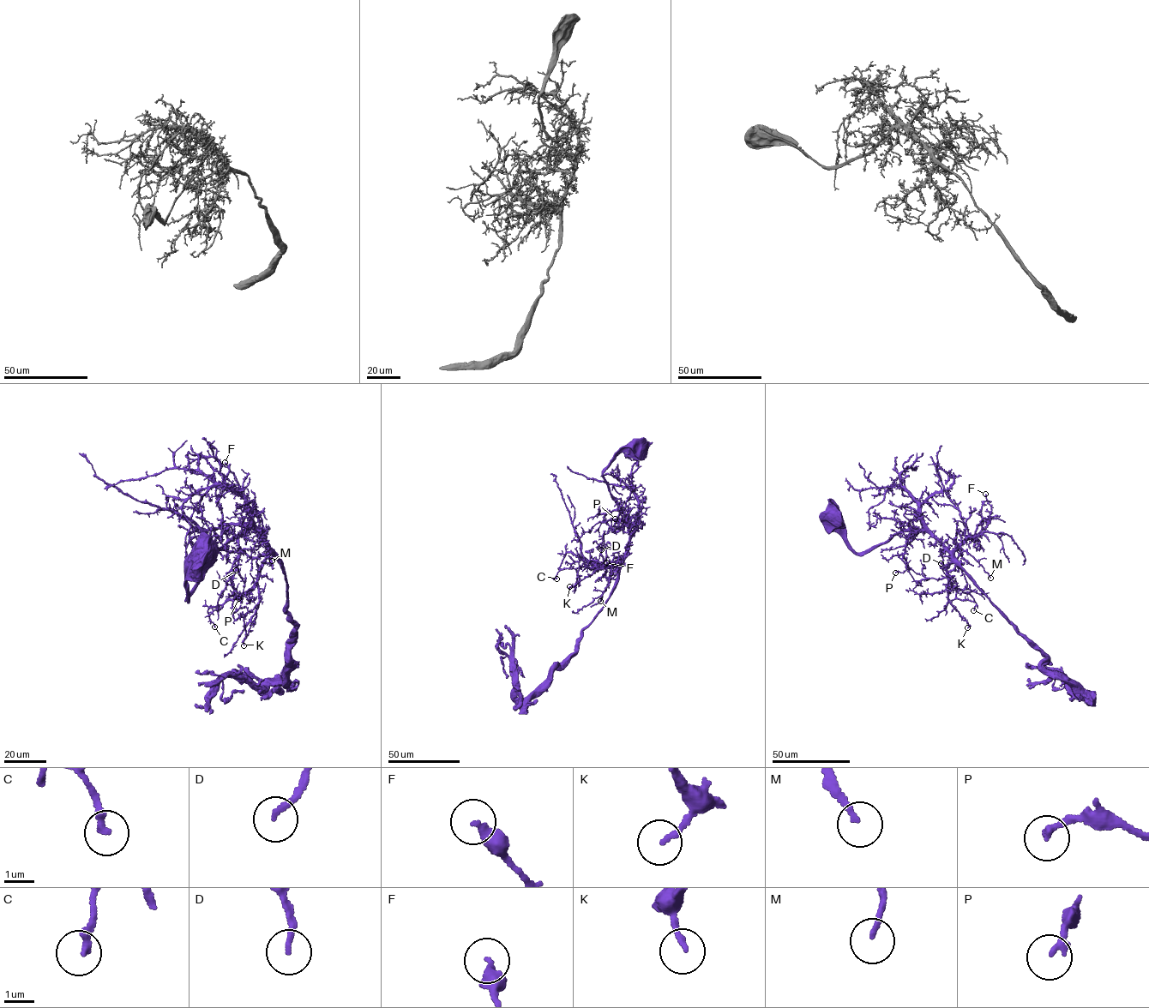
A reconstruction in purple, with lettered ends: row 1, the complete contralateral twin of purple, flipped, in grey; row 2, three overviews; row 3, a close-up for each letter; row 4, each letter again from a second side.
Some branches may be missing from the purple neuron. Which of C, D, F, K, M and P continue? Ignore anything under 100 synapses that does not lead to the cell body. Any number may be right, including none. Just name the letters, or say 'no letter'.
no letter

